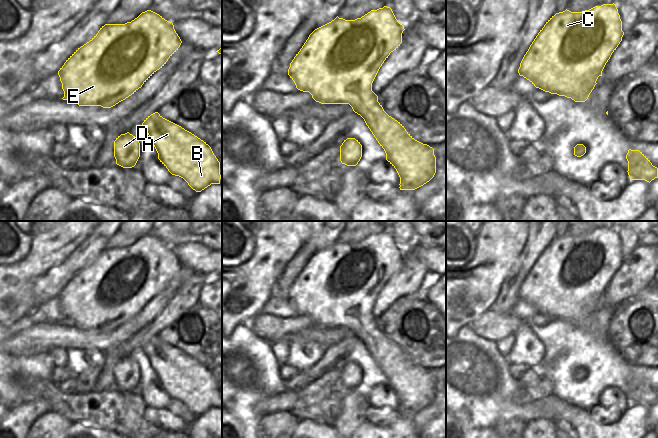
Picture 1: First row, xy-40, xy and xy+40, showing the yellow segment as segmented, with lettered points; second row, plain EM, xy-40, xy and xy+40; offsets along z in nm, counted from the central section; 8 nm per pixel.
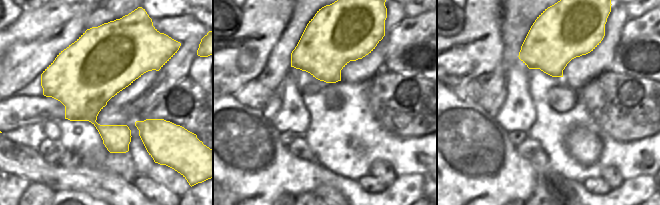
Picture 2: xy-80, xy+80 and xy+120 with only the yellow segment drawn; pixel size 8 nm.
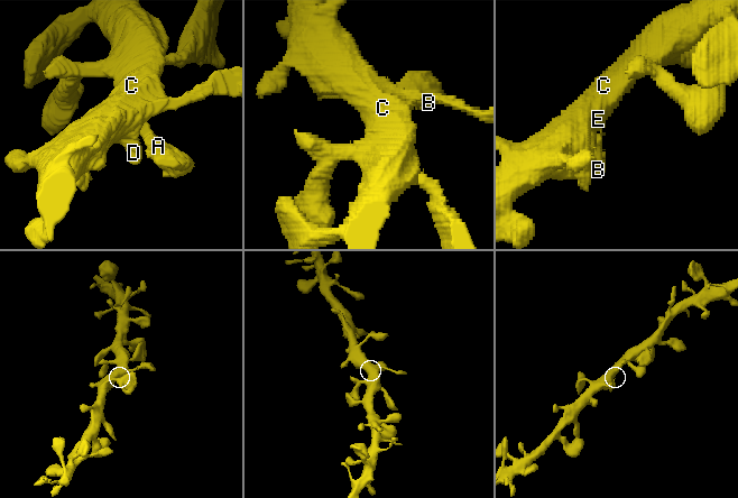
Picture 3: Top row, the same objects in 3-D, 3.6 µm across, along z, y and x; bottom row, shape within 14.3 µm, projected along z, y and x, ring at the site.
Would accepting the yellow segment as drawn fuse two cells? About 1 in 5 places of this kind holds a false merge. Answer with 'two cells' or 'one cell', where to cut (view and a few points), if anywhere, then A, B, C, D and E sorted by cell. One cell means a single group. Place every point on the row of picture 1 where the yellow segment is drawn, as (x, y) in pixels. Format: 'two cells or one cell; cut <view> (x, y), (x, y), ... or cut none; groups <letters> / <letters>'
one cell; cut none; groups A B C D E

